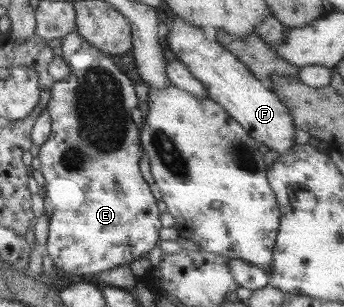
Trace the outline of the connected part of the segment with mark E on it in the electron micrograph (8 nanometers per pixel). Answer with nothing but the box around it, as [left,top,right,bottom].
[39,31,161,276]

